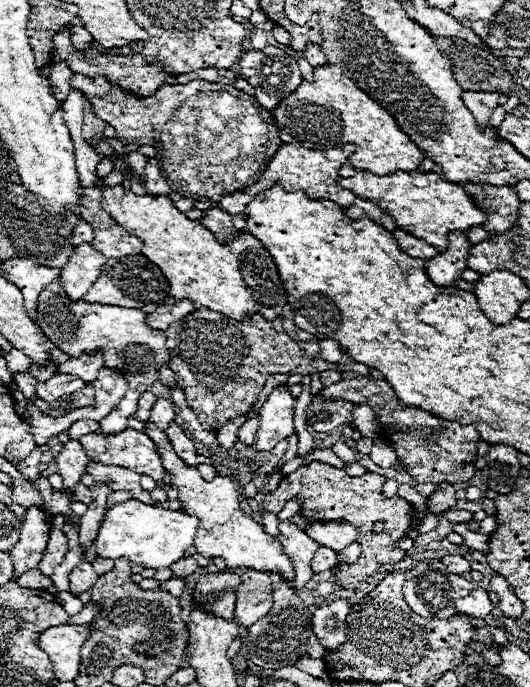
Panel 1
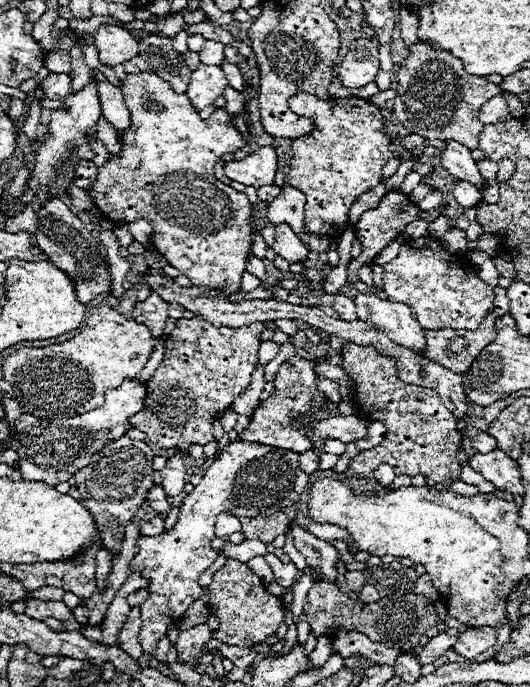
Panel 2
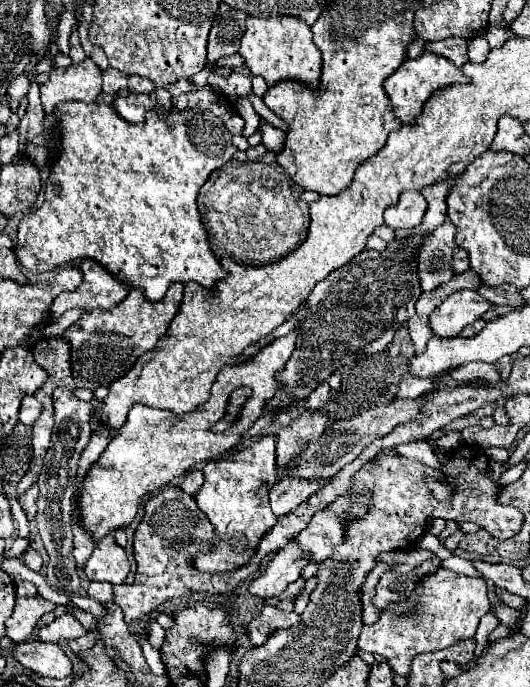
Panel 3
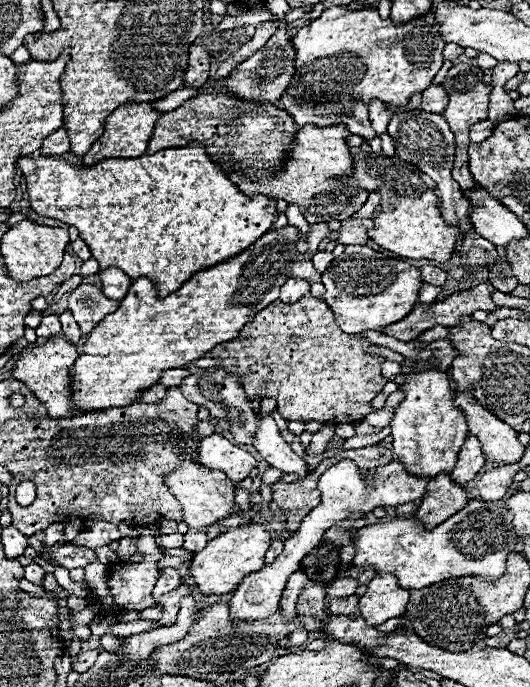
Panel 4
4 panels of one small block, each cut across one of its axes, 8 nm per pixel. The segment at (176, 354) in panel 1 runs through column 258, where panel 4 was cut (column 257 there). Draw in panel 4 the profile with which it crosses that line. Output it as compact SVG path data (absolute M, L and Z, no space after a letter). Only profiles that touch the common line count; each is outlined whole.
M304 294L298 302L286 304L279 299L262 310L252 322L248 322L240 334L226 342L216 346L210 356L218 360L218 368L226 368L238 378L242 378L246 396L254 400L254 396L274 396L278 402L278 412L284 420L296 420L296 422L358 422L366 418L368 414L376 412L372 408L372 400L376 394L382 392L386 380L380 380L380 356L368 356L364 350L370 346L370 342L360 340L356 334L346 334L334 324L334 314L330 308L322 302L312 298L310 294Z

